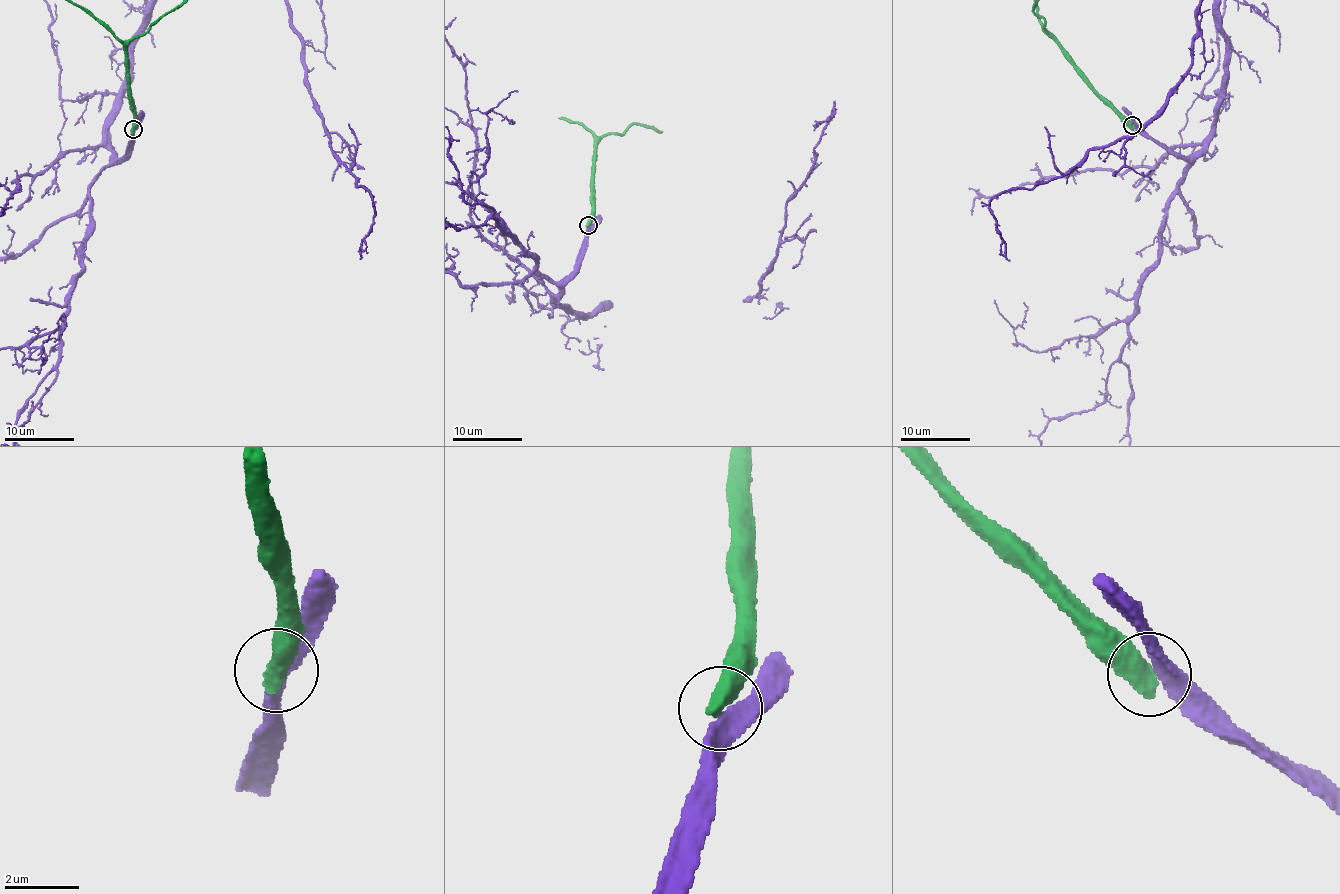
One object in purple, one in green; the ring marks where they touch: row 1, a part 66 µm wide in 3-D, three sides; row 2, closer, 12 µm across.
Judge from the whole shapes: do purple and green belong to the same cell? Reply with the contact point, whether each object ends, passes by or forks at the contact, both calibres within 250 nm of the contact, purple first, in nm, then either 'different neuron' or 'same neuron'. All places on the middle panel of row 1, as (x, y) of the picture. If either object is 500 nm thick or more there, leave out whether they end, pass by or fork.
(588, 225) | 400/600 nm | different neuron

